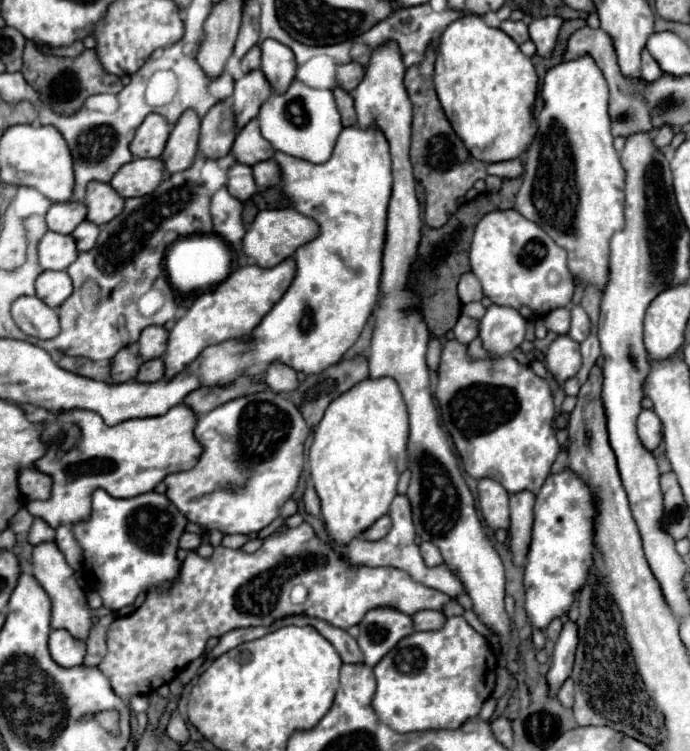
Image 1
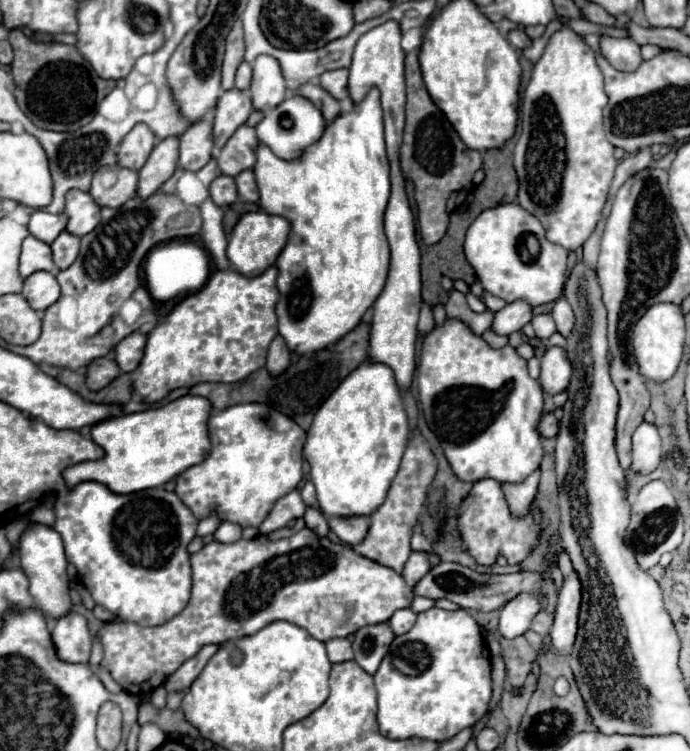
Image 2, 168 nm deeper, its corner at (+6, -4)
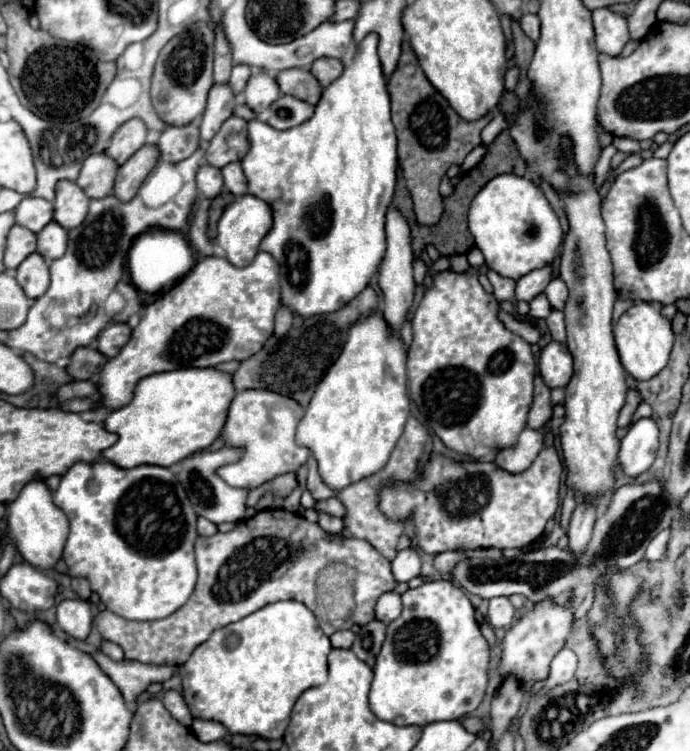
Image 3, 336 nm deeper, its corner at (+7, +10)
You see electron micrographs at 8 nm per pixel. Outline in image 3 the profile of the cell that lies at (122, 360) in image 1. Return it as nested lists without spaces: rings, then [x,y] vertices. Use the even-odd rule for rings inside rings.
[[[85,346],[85,348],[77,348],[73,352],[67,370],[75,380],[89,380],[91,376],[99,374],[99,370],[105,362],[107,362],[107,358],[101,352]]]

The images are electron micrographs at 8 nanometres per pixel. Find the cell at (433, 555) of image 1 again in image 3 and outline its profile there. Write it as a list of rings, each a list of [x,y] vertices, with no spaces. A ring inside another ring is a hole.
[[[405,548],[397,552],[391,566],[393,566],[393,576],[397,582],[409,582],[411,578],[421,576],[421,556],[413,548]]]

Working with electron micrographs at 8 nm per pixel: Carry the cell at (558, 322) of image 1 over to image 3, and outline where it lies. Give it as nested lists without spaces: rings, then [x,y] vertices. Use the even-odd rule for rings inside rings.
[[[539,294],[539,296],[535,296],[531,302],[529,302],[529,306],[531,306],[531,316],[533,318],[547,318],[549,314],[551,314],[551,304],[549,304],[549,300],[547,300],[547,296],[545,294]]]

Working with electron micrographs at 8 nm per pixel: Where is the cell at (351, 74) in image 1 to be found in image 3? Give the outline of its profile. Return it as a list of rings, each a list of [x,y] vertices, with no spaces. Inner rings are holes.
[[[319,58],[313,62],[311,72],[319,80],[319,84],[323,88],[327,88],[327,84],[331,84],[331,80],[337,80],[343,74],[343,68],[345,66],[339,58]]]

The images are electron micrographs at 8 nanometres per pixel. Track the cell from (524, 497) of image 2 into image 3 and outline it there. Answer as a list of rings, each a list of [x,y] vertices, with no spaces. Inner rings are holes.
[[[525,428],[521,432],[519,444],[515,448],[499,450],[495,464],[499,468],[503,468],[505,472],[519,474],[519,472],[525,472],[533,464],[535,456],[539,456],[541,450],[543,450],[543,434],[539,430]]]

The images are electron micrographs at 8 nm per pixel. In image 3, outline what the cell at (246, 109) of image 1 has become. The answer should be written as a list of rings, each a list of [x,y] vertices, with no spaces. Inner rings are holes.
[[[213,84],[207,100],[205,114],[201,118],[201,146],[207,148],[209,140],[219,132],[221,124],[233,114],[235,110],[235,94],[231,92],[229,84]]]

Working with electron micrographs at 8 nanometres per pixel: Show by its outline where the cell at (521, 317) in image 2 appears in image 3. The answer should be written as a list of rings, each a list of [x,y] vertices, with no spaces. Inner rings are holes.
[[[551,266],[529,272],[527,276],[517,280],[515,302],[531,302],[537,294],[541,294],[547,288],[549,282],[551,282]]]

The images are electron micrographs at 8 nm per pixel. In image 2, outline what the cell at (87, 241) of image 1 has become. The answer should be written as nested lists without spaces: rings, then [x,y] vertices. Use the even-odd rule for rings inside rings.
[[[62,232],[52,244],[52,260],[56,264],[58,270],[66,270],[78,256],[78,250],[80,250],[80,238],[74,236],[74,234],[68,234],[68,232]]]

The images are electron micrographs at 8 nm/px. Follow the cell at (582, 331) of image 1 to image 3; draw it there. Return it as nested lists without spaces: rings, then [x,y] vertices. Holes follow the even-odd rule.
[[[555,278],[555,280],[551,280],[549,286],[545,288],[545,296],[549,298],[551,308],[555,308],[555,310],[563,310],[565,300],[567,300],[567,286],[563,284],[563,280]]]

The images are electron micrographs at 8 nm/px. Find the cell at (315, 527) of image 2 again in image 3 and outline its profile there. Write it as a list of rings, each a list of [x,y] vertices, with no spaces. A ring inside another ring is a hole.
[[[317,512],[317,514],[319,514],[317,524],[319,524],[325,532],[329,532],[329,534],[341,534],[341,530],[343,530],[343,520],[341,520],[341,518],[335,518],[335,516],[327,514],[327,512]]]

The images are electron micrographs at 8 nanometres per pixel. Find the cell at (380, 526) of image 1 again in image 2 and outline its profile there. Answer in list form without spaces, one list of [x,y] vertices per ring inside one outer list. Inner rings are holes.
[[[348,516],[348,518],[328,518],[330,530],[344,542],[350,546],[356,546],[356,542],[360,542],[360,538],[364,538],[364,534],[368,532],[368,518],[366,516]]]

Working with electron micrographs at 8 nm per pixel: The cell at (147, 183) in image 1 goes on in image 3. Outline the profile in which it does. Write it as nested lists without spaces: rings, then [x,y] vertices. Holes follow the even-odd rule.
[[[105,152],[91,154],[83,162],[77,184],[89,198],[103,198],[109,196],[111,188],[115,186],[115,172],[119,172],[119,164],[115,164],[111,156],[107,156]]]

